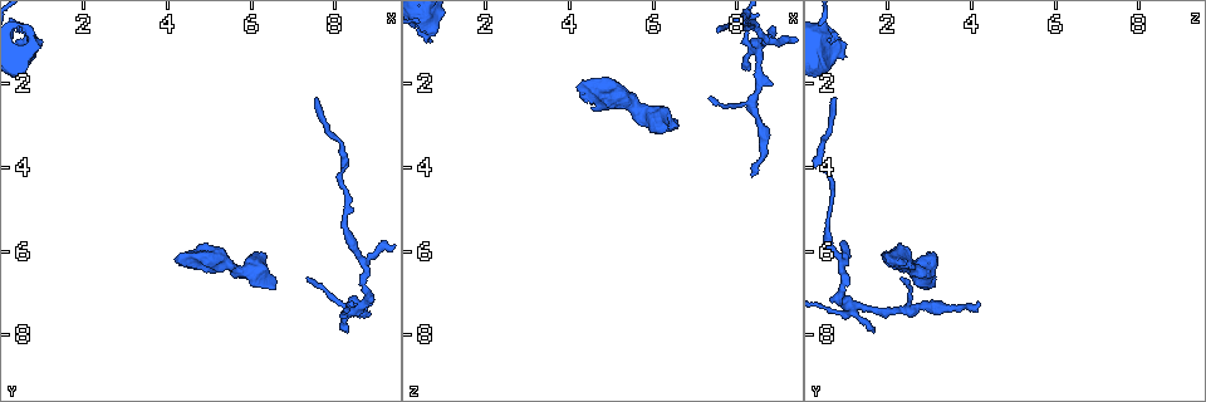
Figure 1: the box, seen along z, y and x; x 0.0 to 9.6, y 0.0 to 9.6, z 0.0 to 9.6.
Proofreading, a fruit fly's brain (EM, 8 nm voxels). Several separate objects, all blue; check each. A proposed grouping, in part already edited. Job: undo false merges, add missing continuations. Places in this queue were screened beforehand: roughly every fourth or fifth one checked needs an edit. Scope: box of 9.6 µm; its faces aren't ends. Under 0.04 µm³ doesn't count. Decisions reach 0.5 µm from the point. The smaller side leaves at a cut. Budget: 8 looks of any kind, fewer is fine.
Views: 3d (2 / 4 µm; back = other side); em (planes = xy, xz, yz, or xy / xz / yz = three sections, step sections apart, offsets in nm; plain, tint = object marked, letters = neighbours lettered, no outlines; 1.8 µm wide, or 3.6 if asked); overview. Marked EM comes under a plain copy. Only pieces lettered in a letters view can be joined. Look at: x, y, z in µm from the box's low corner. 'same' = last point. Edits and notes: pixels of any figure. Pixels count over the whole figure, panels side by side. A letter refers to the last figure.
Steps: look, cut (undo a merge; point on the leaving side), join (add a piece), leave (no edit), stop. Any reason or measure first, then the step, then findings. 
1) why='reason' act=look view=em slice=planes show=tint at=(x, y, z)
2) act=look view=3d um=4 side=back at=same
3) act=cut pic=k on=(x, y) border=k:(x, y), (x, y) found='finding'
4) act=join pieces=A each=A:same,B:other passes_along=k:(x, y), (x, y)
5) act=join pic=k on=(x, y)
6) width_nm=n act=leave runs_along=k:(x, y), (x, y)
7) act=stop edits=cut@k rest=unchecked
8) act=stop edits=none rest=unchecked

why='end of a long branch' act=look view=3d um=2 at=(7.60, 2.30, 0.75)

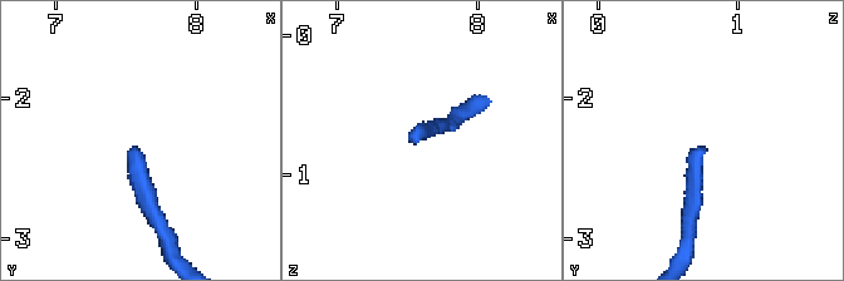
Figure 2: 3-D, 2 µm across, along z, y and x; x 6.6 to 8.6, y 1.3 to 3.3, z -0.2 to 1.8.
why='now the EM' act=look view=em slice=xy step=16 show=letters at=(7.58, 2.32, 0.72)

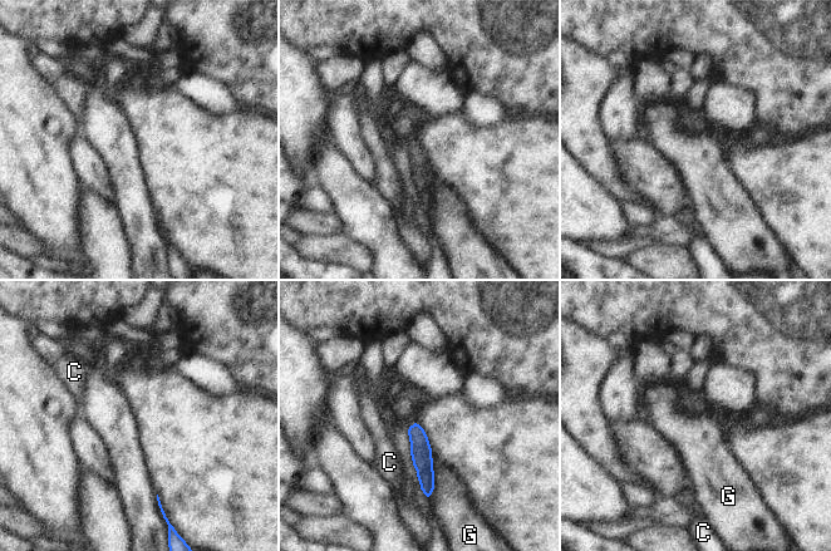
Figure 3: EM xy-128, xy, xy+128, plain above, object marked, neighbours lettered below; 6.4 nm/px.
act=leave each=C:other,G:other found='no lettered piece goes on from it'

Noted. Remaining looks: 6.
why='branch stops here' act=look view=3d um=4 at=(4.25, 6.25, 2.10)

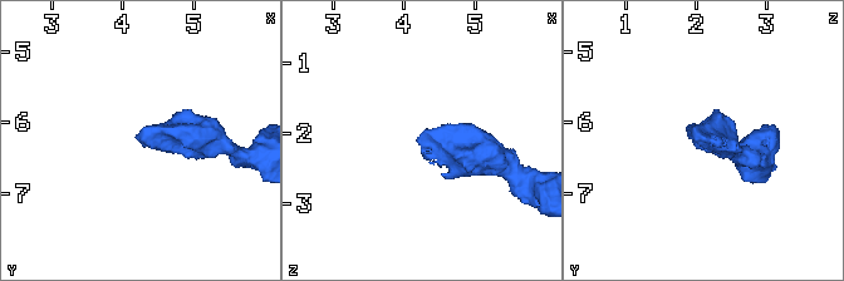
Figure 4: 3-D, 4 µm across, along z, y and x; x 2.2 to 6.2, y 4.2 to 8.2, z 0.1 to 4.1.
why='now the EM' act=look view=em slice=xy step=16 show=letters at=(4.20, 6.25, 2.10)

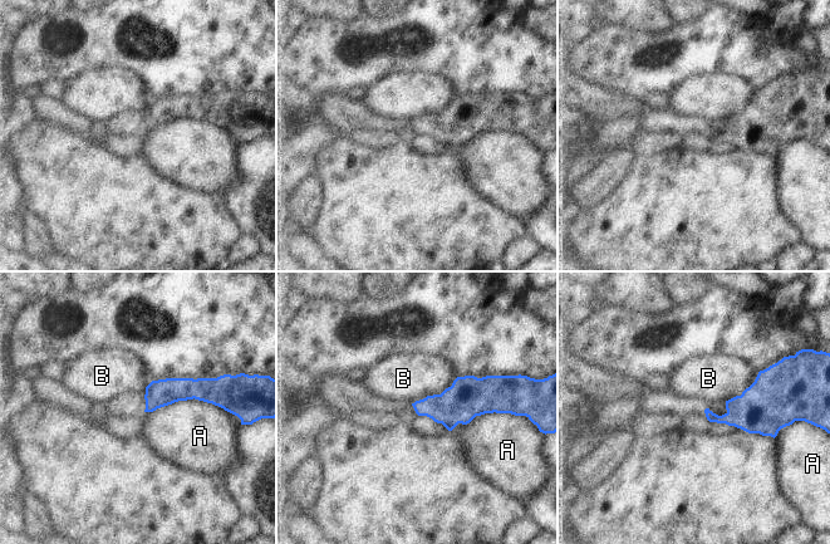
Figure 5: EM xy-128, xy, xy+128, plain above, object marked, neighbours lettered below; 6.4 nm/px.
act=leave each=A:other,B:other border=5:(457, 376), (440, 393), (411, 403) found='none of them fits'

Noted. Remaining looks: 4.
why='an open end' act=look view=3d um=4 at=(6.60, 6.80, 3.05)

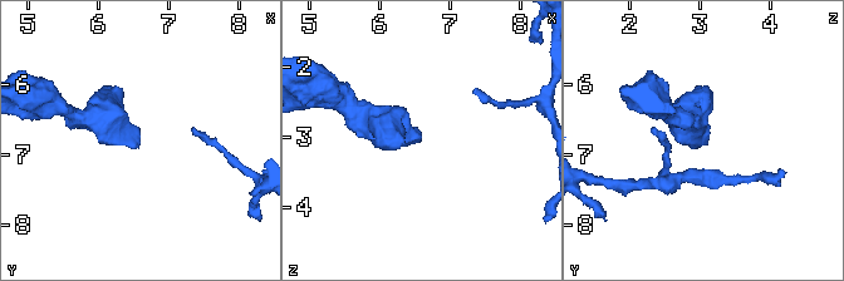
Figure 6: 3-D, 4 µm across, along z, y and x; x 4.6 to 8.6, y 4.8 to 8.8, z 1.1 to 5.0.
act=look view=em slice=planes show=letters at=(6.55, 6.85, 3.10)

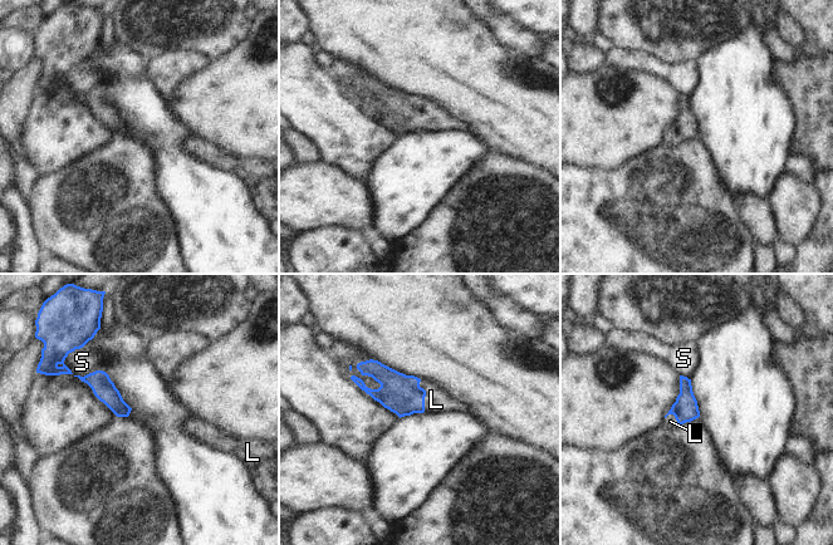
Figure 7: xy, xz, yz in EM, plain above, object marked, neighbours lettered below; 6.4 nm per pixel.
act=join pieces=L each=L:same,S:other passes_along=7:(400, 393), (425, 396), (436, 399) found='it goes on there'

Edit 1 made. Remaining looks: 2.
act=stop edits=join@7 rest=unchecked

